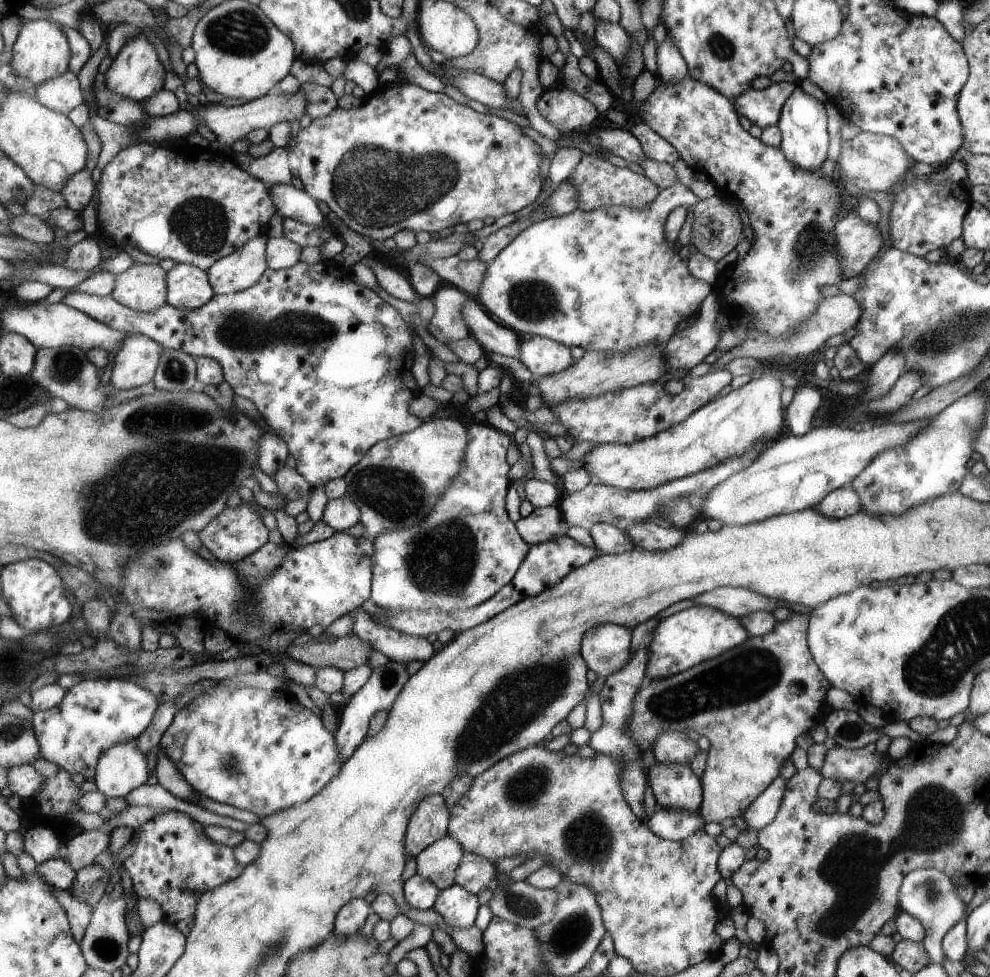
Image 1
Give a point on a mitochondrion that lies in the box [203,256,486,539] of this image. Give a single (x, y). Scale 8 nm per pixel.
(393, 493)

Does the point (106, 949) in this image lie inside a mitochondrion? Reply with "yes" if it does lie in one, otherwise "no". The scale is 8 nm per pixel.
yes

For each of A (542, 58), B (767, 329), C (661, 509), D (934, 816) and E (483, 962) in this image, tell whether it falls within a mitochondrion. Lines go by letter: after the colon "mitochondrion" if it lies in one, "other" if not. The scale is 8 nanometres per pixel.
A: other
B: other
C: mitochondrion
D: mitochondrion
E: other

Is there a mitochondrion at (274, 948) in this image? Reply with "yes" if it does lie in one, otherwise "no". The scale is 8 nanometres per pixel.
yes

